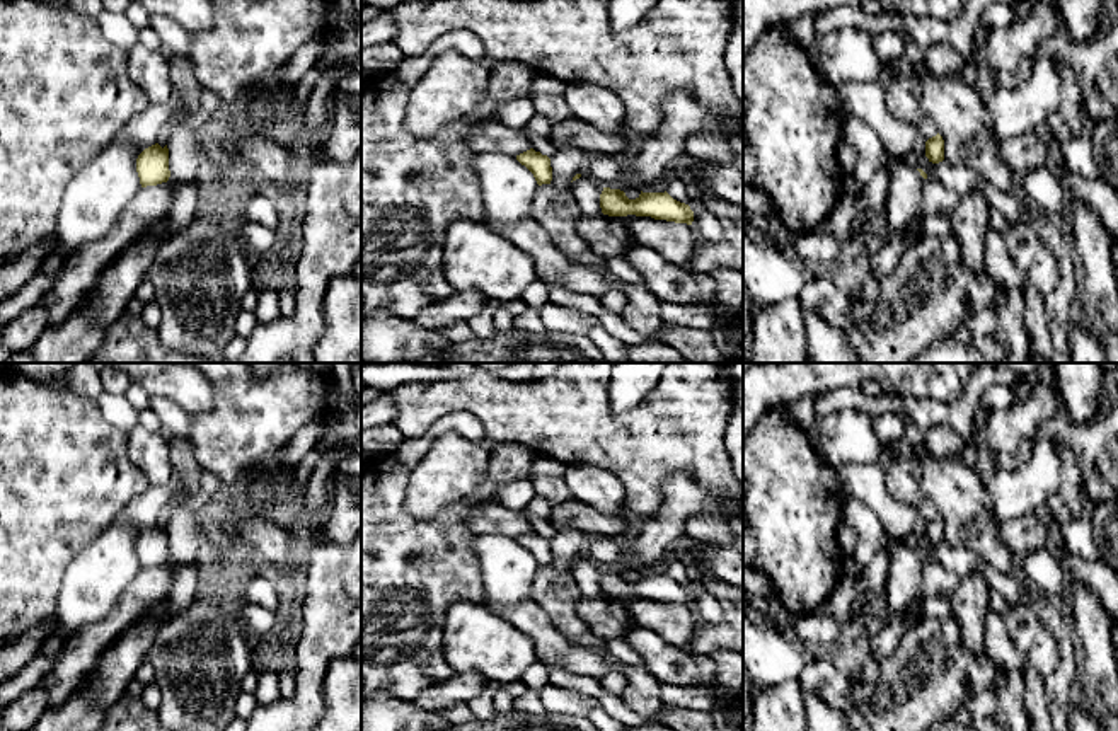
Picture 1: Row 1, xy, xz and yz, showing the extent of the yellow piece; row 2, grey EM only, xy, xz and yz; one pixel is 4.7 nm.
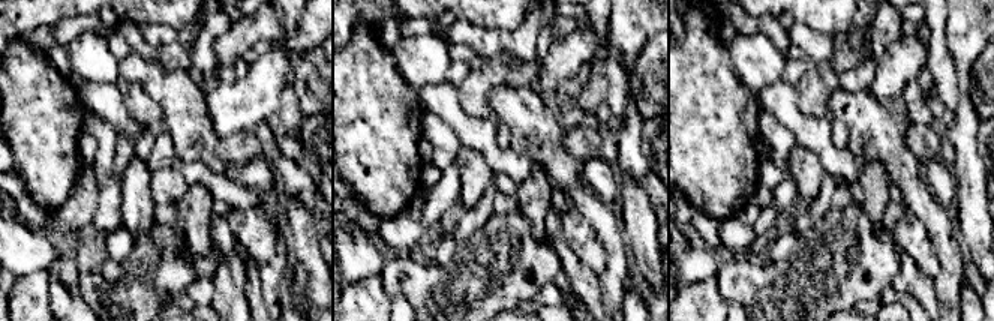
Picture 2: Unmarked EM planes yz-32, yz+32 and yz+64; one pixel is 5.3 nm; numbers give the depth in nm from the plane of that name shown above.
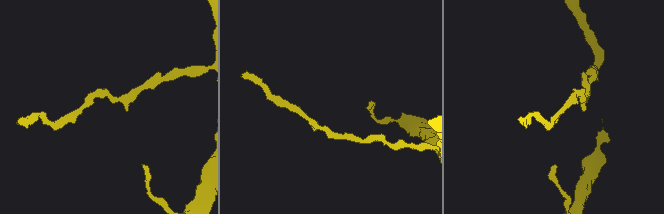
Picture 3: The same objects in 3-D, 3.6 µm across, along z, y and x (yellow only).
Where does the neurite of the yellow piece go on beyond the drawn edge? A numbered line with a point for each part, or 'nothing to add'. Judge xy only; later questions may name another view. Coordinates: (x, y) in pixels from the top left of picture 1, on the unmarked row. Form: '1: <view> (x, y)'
nothing to add

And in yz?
nothing to add

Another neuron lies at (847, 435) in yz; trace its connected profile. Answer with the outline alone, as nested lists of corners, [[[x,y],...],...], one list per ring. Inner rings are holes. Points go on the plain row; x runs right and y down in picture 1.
[[[842,409],[815,421],[821,457],[833,463],[878,463],[881,441],[873,416],[857,409]]]

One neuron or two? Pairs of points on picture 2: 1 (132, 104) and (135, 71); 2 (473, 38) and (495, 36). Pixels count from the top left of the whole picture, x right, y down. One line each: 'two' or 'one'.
1: two
2: one

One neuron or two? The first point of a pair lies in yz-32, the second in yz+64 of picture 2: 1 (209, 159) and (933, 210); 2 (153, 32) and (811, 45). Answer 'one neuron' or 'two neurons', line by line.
1: one neuron
2: one neuron

